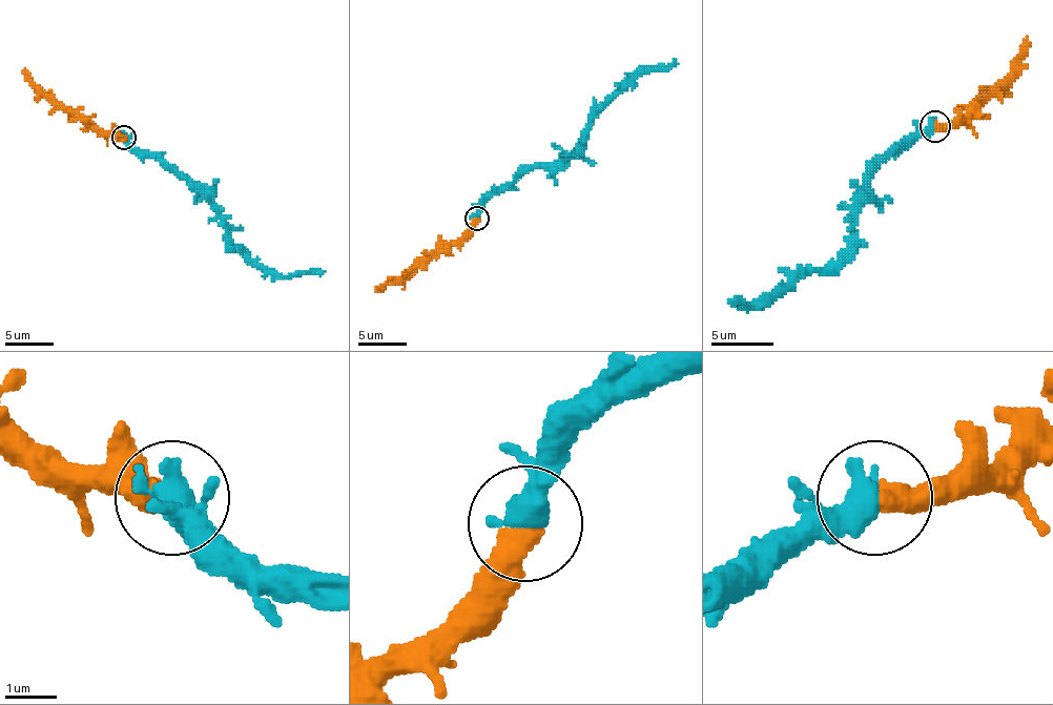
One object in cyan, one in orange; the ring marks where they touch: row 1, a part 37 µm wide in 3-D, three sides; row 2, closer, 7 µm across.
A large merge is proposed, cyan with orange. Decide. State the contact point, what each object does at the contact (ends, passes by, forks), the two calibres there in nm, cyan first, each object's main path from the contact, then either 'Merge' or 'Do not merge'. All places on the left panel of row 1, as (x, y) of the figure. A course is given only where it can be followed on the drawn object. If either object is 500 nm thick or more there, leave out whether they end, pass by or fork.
Place: (123, 138). Thickness 600 nm (cyan) against 500 nm. Course of cyan: (124, 138), (141, 152), (156, 152), (199, 186), (235, 247), (254, 264), (286, 276), (325, 271). Course of orange: (124, 138), (109, 136), (61, 109), (24, 68). Merge

